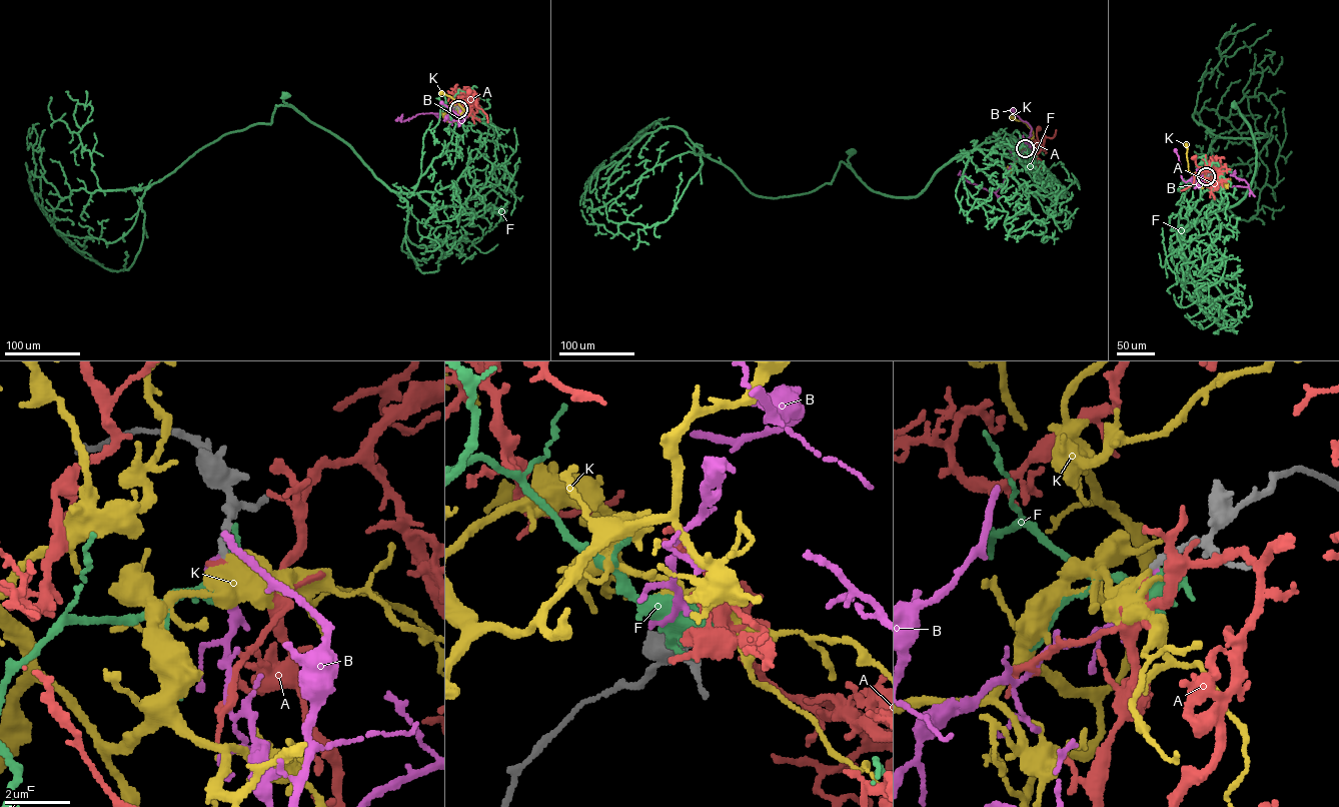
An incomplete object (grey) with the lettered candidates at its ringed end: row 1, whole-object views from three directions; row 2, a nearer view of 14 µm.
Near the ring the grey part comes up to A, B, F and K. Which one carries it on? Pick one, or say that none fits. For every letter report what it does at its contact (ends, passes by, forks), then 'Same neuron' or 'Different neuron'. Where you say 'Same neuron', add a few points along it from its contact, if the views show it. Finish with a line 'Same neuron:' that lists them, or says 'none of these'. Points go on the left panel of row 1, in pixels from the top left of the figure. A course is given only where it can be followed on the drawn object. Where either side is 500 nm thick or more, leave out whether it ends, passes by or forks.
A: It ends there. Different neuron
B: It ends there. Different neuron
F: It ends there. Different neuron
K: It ends there. Same neuron. Its course: (458, 109), (458, 115), (465, 110), (441, 93)
Same neuron: K

